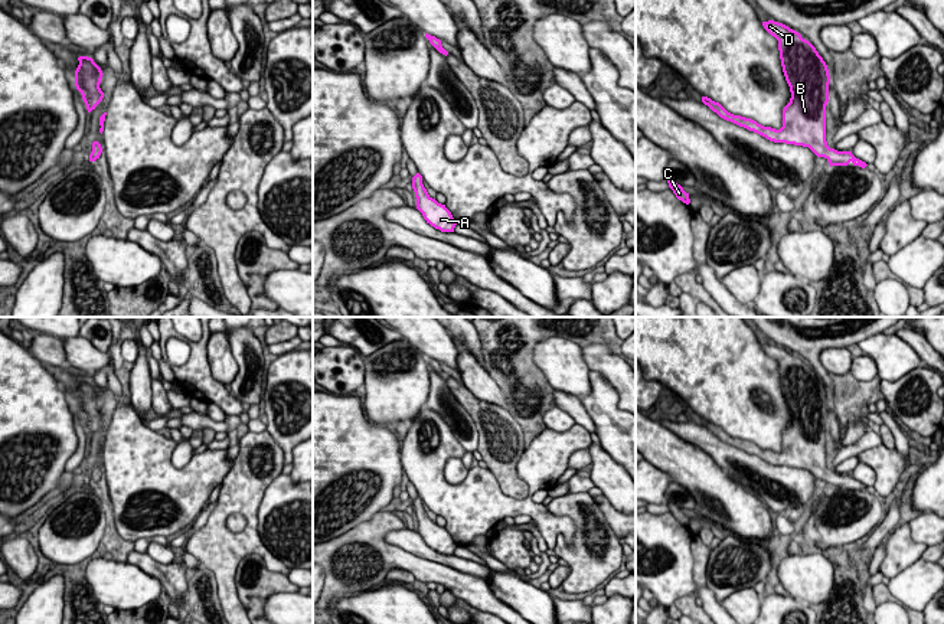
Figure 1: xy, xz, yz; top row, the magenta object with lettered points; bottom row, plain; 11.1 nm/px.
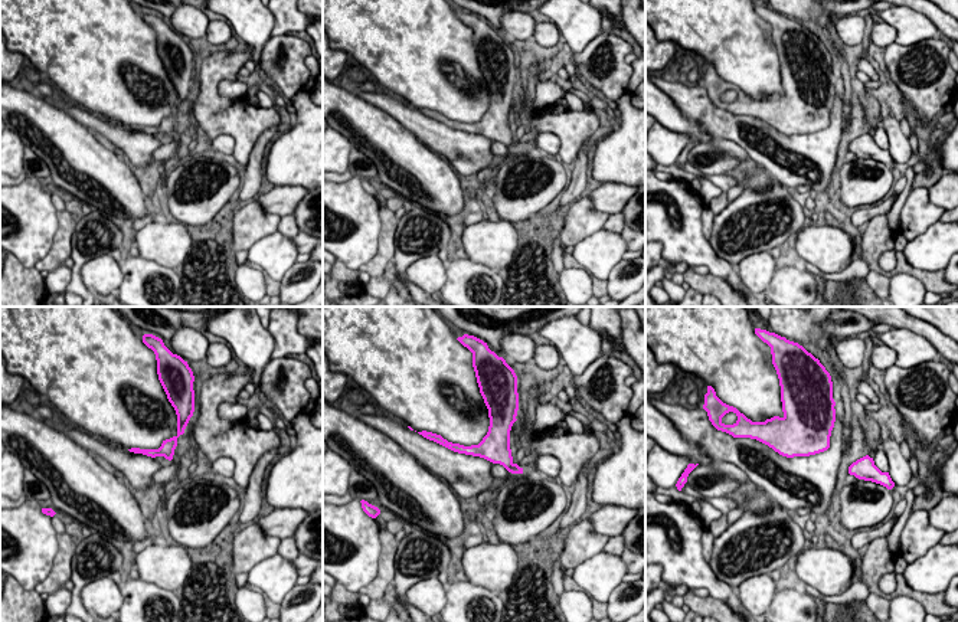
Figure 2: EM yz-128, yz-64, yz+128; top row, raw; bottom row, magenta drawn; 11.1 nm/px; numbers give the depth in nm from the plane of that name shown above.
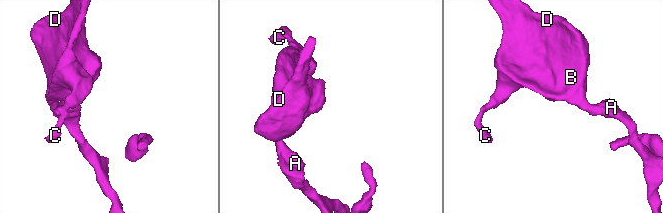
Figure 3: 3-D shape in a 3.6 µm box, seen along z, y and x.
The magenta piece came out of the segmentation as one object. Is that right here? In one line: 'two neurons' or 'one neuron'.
one neuron

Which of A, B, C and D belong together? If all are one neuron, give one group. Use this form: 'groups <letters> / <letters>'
groups A B C D

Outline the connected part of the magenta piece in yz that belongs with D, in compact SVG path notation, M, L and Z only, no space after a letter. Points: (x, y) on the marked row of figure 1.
M768 20L764 29L778 40L783 72L790 86L791 98L783 110L780 130L764 127L751 118L728 112L719 102L702 97L721 118L754 131L770 141L809 147L817 157L824 157L832 166L868 164L852 151L837 151L826 141L826 105L829 102L830 75L826 62L816 48L788 26Z

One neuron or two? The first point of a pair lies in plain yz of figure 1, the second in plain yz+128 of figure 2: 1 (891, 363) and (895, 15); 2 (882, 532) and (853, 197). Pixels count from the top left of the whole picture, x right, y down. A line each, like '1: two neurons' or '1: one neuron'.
1: one neuron
2: two neurons

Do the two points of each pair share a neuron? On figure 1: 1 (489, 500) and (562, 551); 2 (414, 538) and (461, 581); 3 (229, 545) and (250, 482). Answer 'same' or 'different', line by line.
1: different
2: different
3: same

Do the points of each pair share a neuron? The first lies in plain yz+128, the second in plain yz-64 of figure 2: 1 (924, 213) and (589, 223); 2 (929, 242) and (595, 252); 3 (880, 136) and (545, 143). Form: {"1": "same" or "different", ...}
{"1": "same", "2": "same", "3": "same"}

